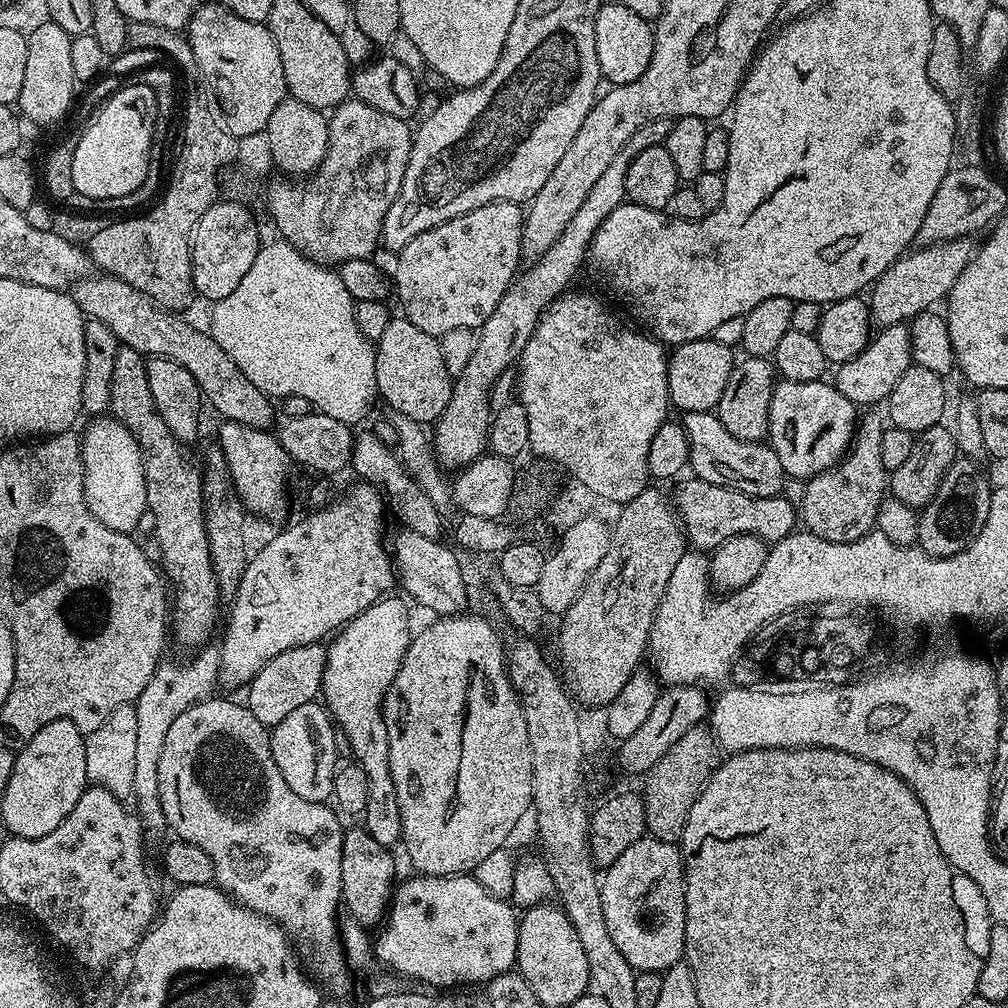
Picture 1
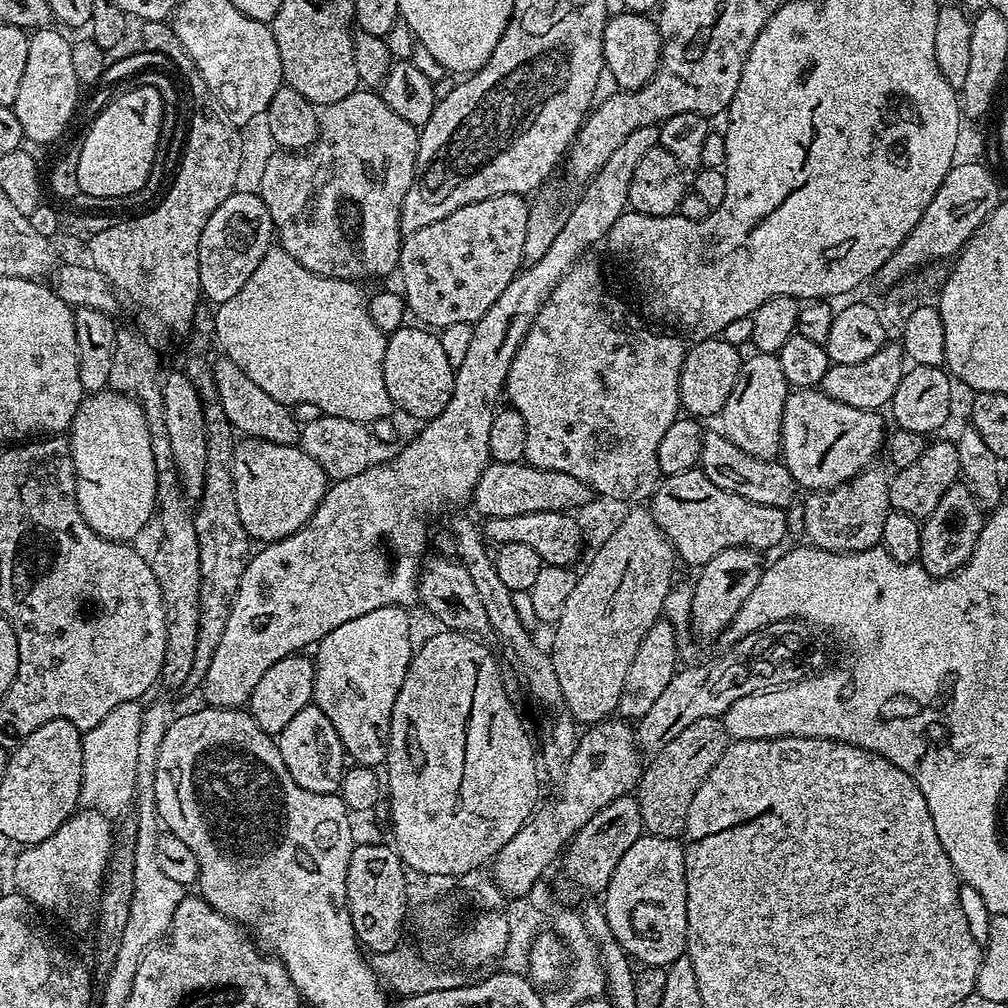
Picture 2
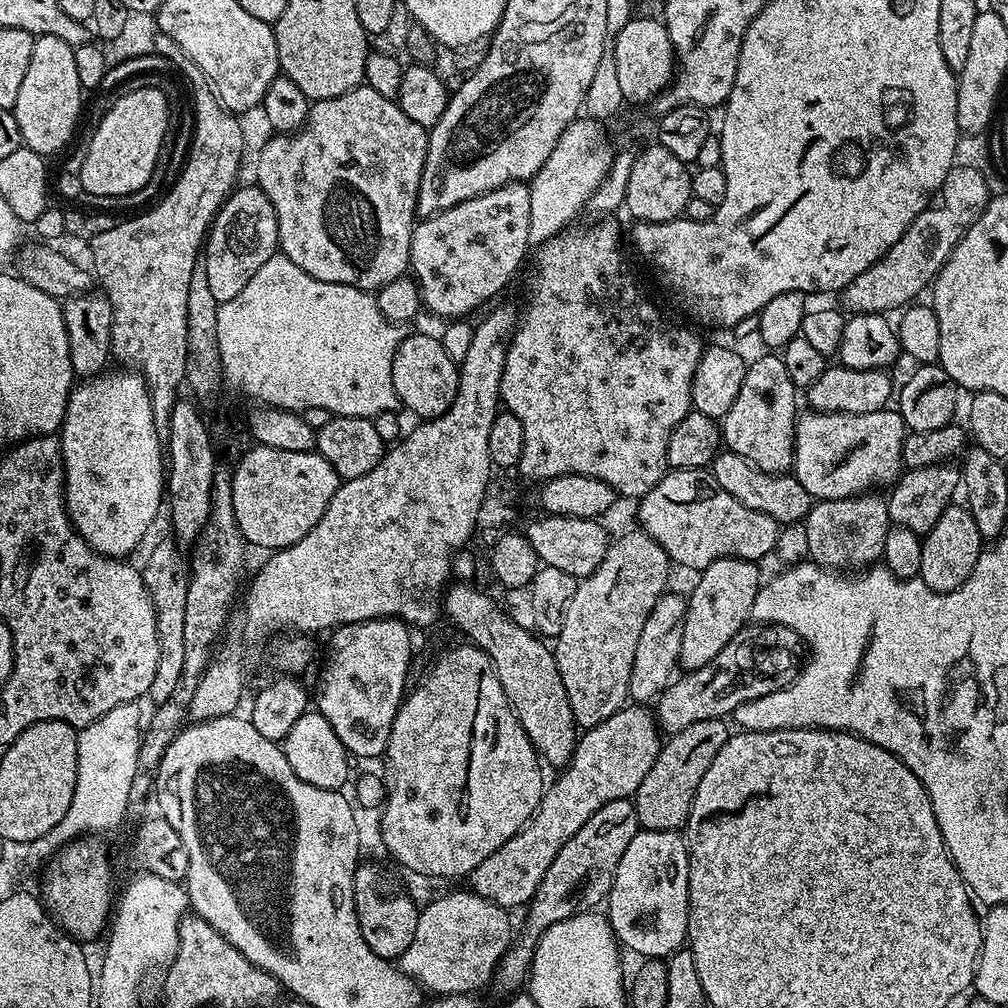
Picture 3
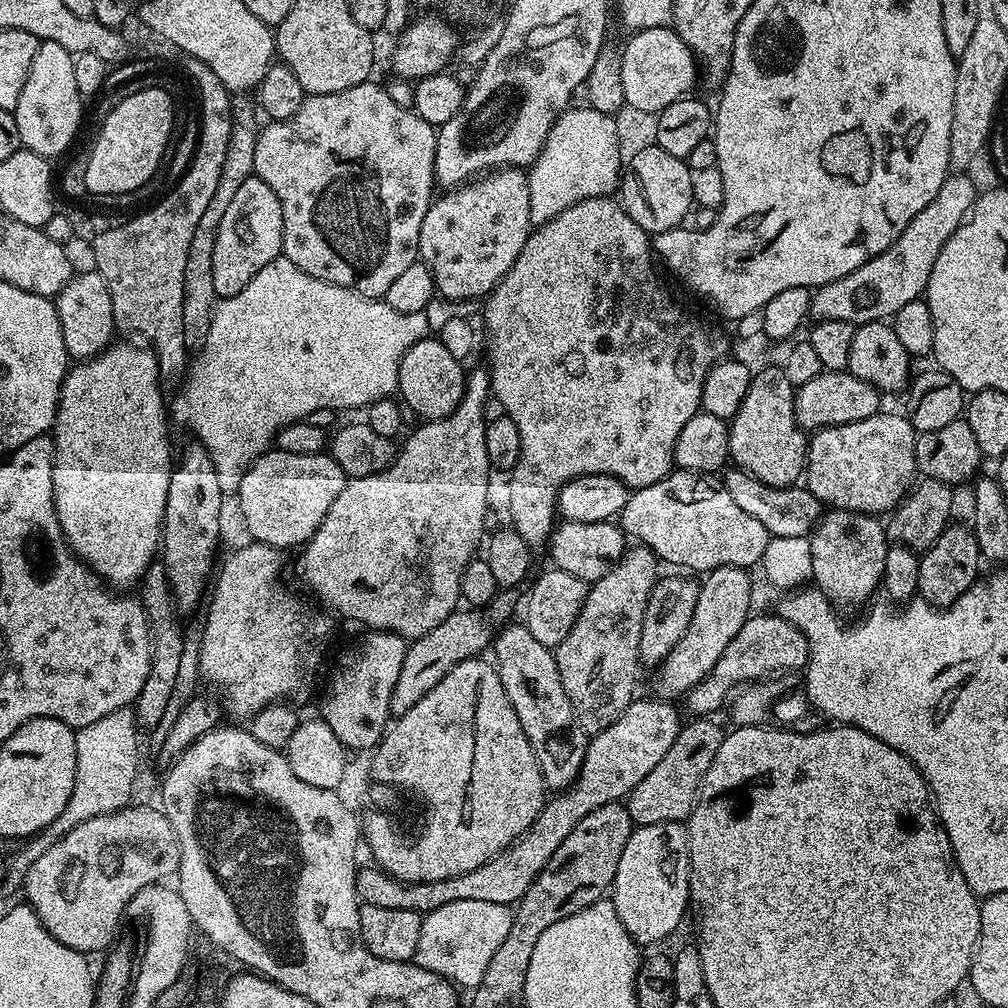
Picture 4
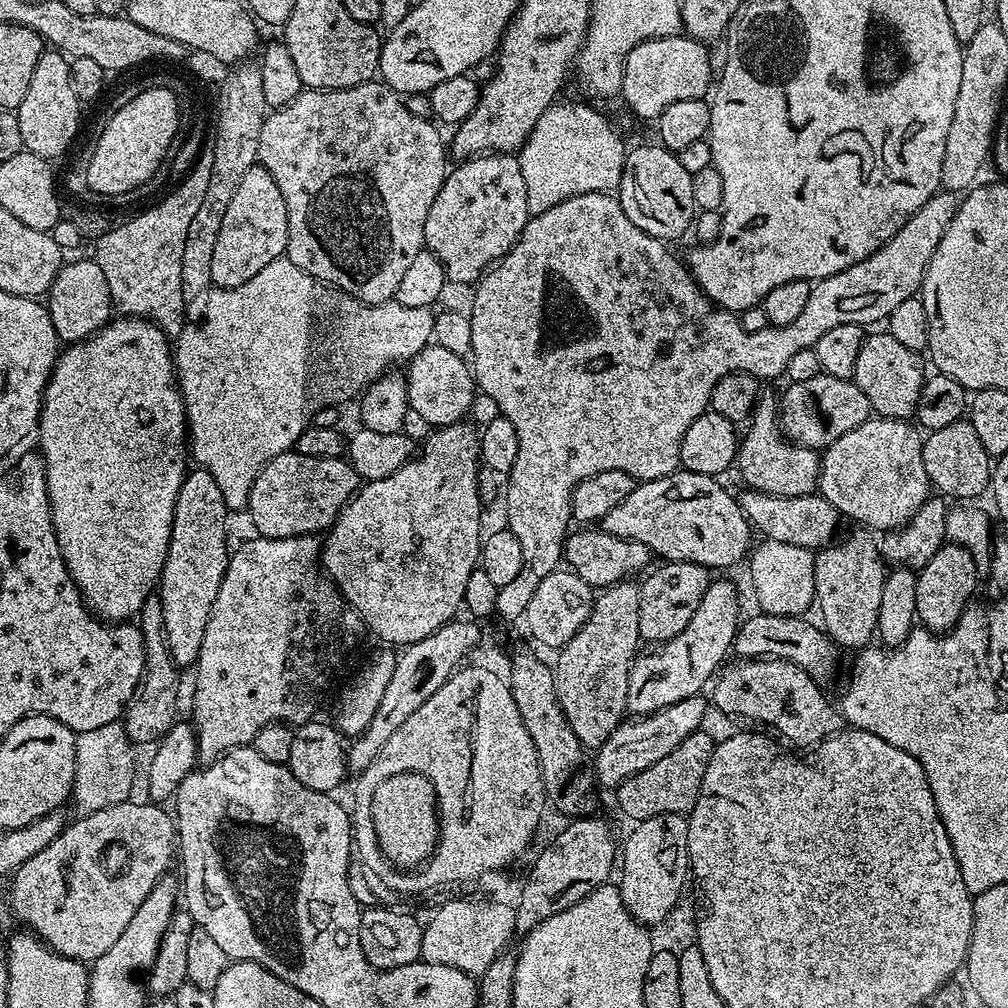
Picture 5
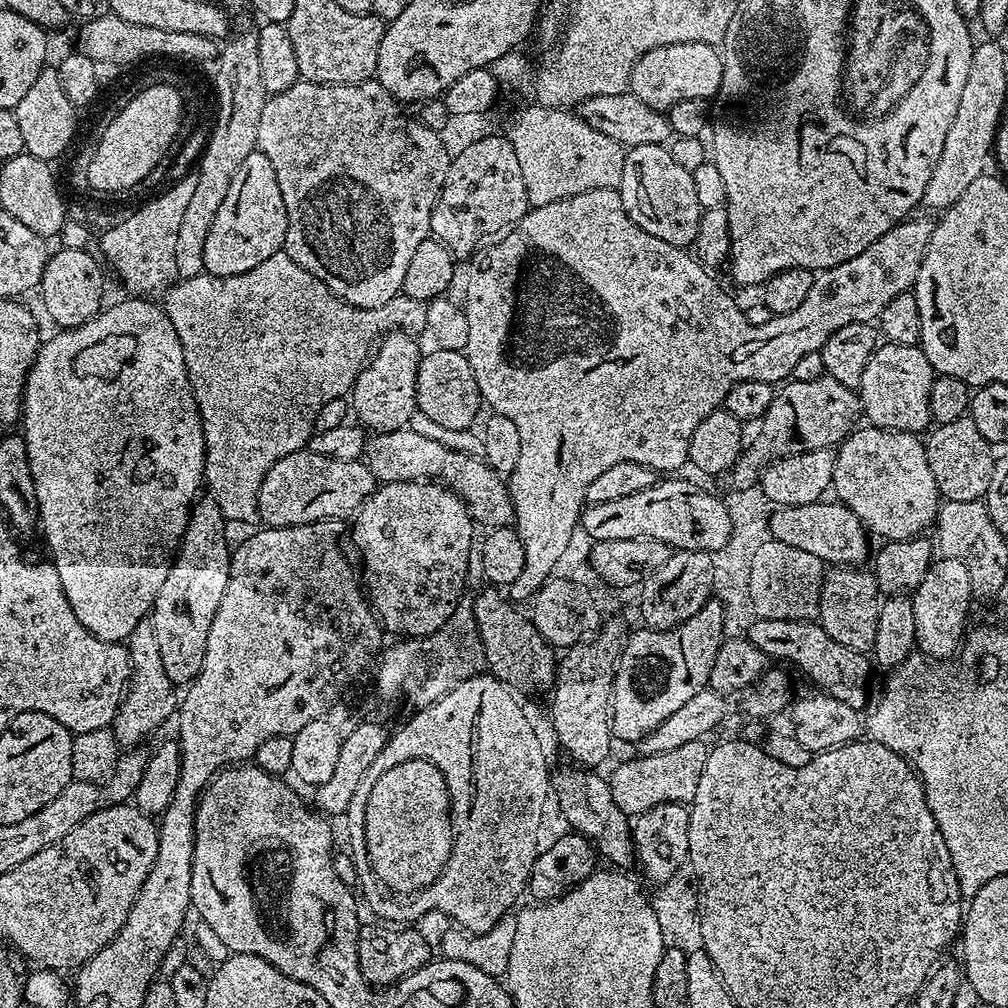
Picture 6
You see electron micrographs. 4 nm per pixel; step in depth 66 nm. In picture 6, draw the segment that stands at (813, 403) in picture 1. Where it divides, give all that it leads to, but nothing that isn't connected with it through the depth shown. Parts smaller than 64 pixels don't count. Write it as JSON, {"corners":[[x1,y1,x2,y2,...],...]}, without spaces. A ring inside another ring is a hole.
{"corners":[[860,426,839,445,832,475,835,499,845,504,881,541,913,540,937,523,942,497,926,462,925,441,915,432]]}

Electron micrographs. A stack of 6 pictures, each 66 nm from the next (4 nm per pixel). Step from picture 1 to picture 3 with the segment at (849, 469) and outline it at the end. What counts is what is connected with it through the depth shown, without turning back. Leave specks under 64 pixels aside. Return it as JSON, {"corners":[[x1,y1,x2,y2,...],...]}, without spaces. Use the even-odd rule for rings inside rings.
{"corners":[[880,494,816,500,802,527,806,530,808,556,815,563,833,570,864,570,875,565,884,555,890,527,888,502]]}

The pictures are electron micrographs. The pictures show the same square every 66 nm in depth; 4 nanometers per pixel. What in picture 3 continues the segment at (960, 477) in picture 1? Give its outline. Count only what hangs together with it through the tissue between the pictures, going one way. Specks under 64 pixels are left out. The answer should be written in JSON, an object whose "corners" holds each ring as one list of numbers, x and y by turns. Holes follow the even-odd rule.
{"corners":[[953,502,946,510,942,510,942,518,921,539,922,566,918,579,926,582,930,590,935,592,953,592,974,570,982,551,982,541,978,534,978,526,970,510,963,503]]}

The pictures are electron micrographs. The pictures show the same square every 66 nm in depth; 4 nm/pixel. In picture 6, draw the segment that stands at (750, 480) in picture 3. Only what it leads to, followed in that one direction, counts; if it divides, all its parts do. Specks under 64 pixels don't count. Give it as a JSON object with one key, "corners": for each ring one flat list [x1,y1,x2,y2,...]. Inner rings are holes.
{"corners":[[821,502,819,504,807,504,806,506,790,506,789,508,781,508,777,507,775,511,772,513,772,517,768,519,770,522,770,530,772,531,771,539,777,540,778,542,786,542,786,546,794,546,798,550,806,550,806,554,814,554,814,558,818,558,819,560,823,560,825,565,828,566,860,566,865,562,864,559,869,559,870,550,868,554,868,540,870,541,870,533,867,528,865,528,864,524,858,518,858,514,854,514,850,509,845,506,845,504,841,504,839,502,831,502,832,504,828,504,829,502]]}

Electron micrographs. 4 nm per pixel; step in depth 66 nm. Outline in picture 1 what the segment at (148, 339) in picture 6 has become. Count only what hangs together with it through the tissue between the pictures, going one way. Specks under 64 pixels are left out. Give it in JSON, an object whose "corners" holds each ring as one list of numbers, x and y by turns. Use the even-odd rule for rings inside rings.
{"corners":[[100,414,82,432,80,449,84,463,84,493,90,514,110,530,135,533,140,519,148,511,146,502,146,474,142,462,142,450,121,420,111,414]]}

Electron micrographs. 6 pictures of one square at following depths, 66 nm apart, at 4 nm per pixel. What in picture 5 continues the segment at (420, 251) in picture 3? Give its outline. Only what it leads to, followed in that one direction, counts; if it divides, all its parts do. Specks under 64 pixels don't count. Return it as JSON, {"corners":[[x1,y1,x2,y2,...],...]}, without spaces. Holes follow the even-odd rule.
{"corners":[[485,152,483,156,461,159,457,164,460,165,457,168,455,165,442,182,442,190,438,190,430,214,426,214,424,247,442,262,444,273,453,285,472,286,512,249,522,234,530,215,526,202,526,178,522,178,519,155,507,152]]}

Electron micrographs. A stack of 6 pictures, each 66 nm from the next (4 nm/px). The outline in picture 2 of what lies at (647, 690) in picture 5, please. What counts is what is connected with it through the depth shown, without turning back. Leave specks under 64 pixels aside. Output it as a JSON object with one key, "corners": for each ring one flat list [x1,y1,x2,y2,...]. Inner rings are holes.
{"corners":[[731,548,722,550,722,554,714,554,710,562,706,562,699,569,700,577,696,584,691,585,692,589,692,619,690,629,696,636,704,640,712,640,715,636,723,637,727,633,730,622,742,610,742,602,750,598,754,586,762,578,766,564,761,553,755,552,752,548]]}

